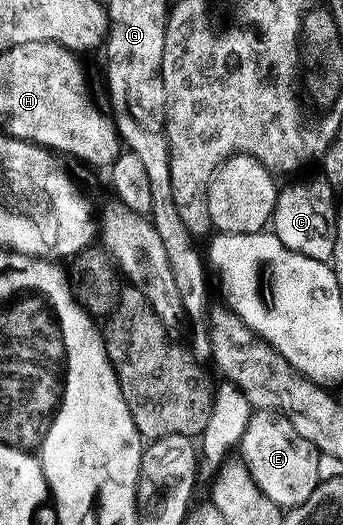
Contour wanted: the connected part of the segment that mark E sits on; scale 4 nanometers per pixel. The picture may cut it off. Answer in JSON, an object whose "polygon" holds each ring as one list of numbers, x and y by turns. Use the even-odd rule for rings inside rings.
{"polygon":[[255,409,240,443,241,461,245,462,260,492,279,508,304,504,320,481,317,466,320,452,300,432,293,422,276,410]]}

